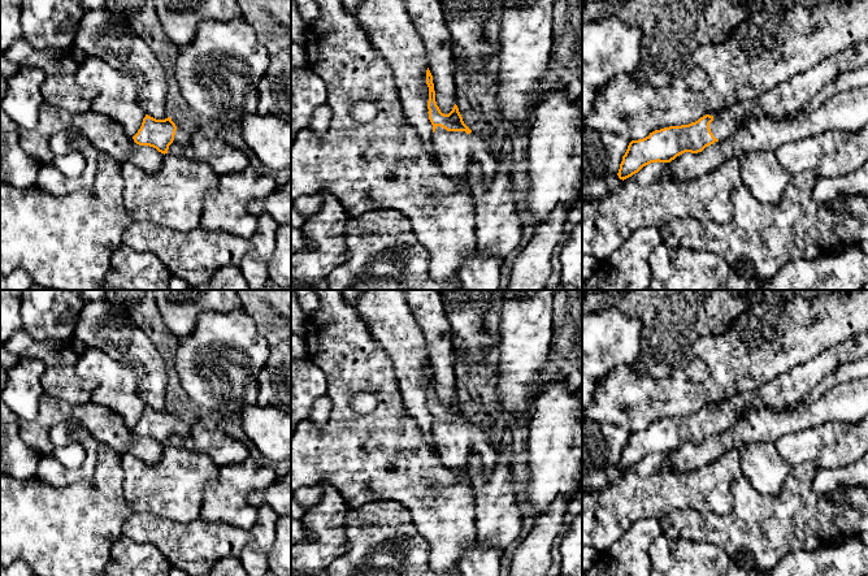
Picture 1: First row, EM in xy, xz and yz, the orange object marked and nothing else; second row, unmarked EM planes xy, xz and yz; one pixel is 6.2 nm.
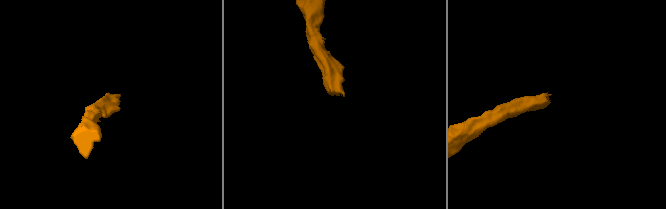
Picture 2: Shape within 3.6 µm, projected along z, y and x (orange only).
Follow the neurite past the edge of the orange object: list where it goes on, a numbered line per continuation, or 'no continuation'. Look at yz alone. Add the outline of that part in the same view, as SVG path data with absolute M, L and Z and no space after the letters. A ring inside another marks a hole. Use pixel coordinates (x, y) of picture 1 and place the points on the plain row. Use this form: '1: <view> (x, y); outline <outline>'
1: yz (790, 388); outline M868 329L859 332L808 361L791 368L773 382L759 390L745 393L721 402L709 415L711 424L719 432L737 425L754 411L751 400L758 397L771 410L786 410L799 402L823 377L839 365L858 361L868 356Z

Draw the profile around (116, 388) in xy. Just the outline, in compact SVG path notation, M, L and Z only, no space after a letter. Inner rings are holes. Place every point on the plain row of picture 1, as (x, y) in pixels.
M88 347L79 356L75 371L96 384L91 402L117 412L131 429L138 424L146 408L138 394L143 367L114 359L100 347Z

